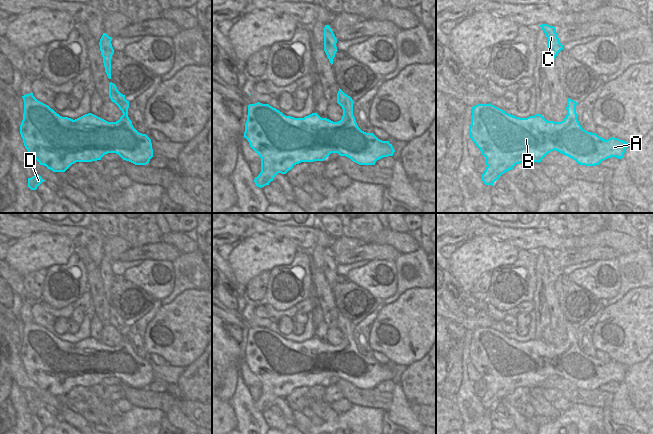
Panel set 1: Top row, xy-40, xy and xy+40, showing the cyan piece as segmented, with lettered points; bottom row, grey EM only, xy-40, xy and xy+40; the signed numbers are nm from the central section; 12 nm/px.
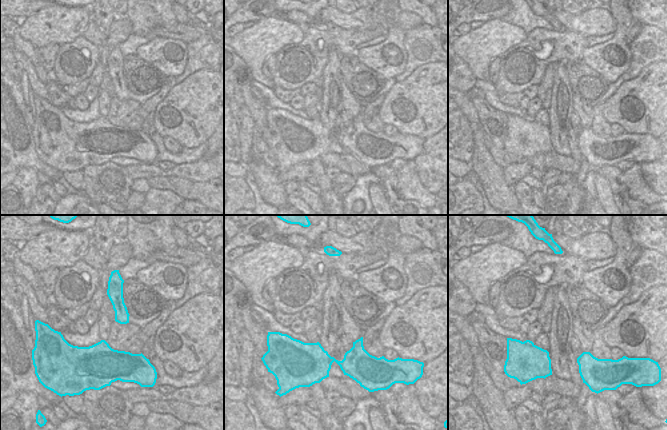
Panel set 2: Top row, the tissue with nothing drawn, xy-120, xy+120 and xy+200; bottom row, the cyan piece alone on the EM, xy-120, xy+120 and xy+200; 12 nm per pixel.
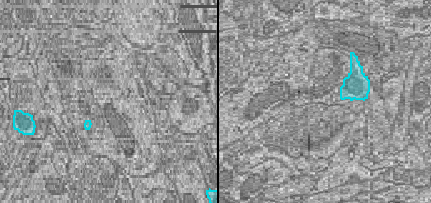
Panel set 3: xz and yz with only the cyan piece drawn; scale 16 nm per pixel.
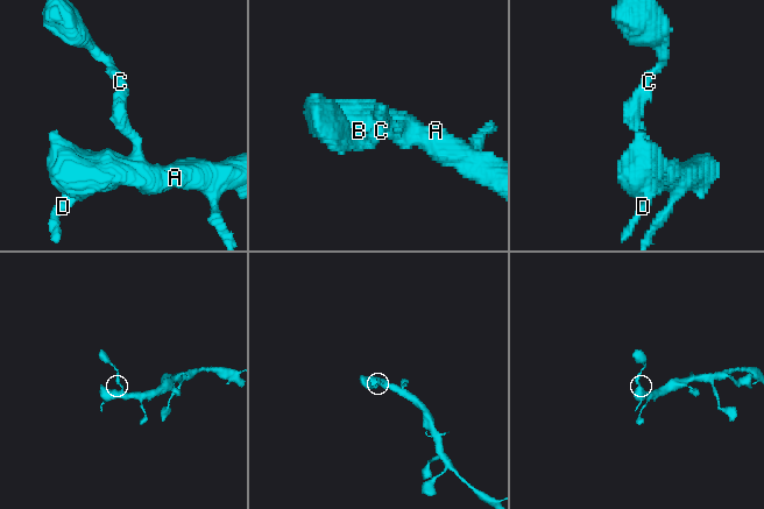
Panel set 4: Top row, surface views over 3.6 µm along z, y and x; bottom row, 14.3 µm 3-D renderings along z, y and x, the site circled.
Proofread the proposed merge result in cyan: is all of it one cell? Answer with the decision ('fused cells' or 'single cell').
single cell

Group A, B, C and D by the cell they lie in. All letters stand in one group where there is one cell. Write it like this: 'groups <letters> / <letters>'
groups A B C D

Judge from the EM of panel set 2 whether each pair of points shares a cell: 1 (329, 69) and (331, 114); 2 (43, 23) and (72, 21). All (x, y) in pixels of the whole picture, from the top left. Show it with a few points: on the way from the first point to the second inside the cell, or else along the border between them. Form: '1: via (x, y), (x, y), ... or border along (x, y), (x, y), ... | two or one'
1: via (329, 82), (326, 107) | one
2: via (50, 21), (65, 21) | one

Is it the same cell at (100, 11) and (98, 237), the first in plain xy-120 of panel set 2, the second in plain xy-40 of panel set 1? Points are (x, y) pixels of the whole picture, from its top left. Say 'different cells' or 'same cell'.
same cell

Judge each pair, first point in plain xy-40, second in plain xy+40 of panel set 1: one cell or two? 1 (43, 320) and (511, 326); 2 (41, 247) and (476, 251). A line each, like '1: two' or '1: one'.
1: two
2: one

